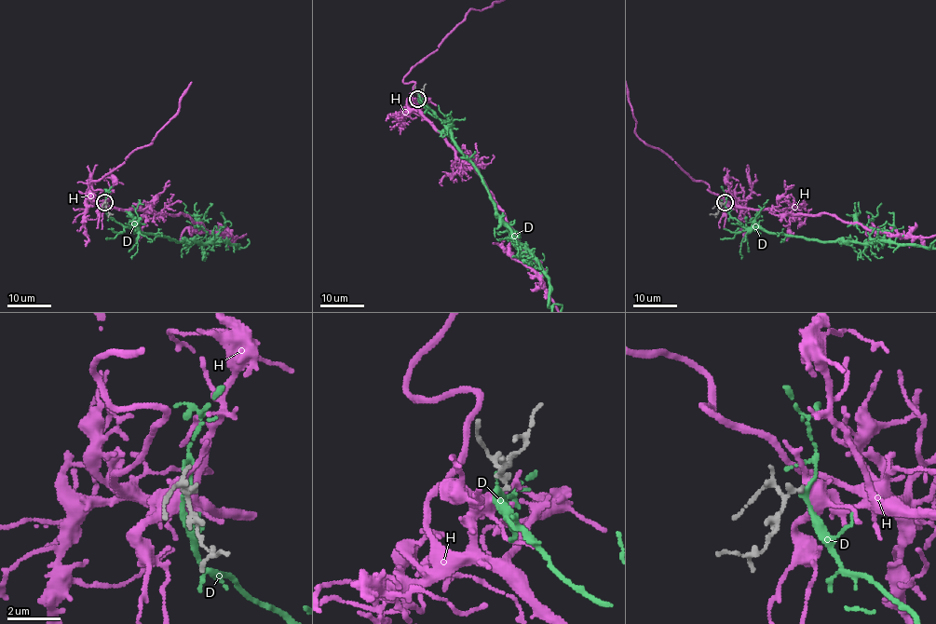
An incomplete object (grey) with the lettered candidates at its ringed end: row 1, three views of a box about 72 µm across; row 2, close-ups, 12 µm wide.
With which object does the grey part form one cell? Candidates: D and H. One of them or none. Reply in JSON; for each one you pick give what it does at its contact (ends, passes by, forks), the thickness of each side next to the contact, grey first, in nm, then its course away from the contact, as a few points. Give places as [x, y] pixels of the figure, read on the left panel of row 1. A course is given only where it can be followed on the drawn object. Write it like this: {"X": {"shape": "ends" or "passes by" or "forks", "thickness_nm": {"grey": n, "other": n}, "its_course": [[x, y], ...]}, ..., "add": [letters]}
{"H": {"shape": "passes by", "thickness_nm": {"grey": 130, "other": 380}}, "add": ["H"]}

